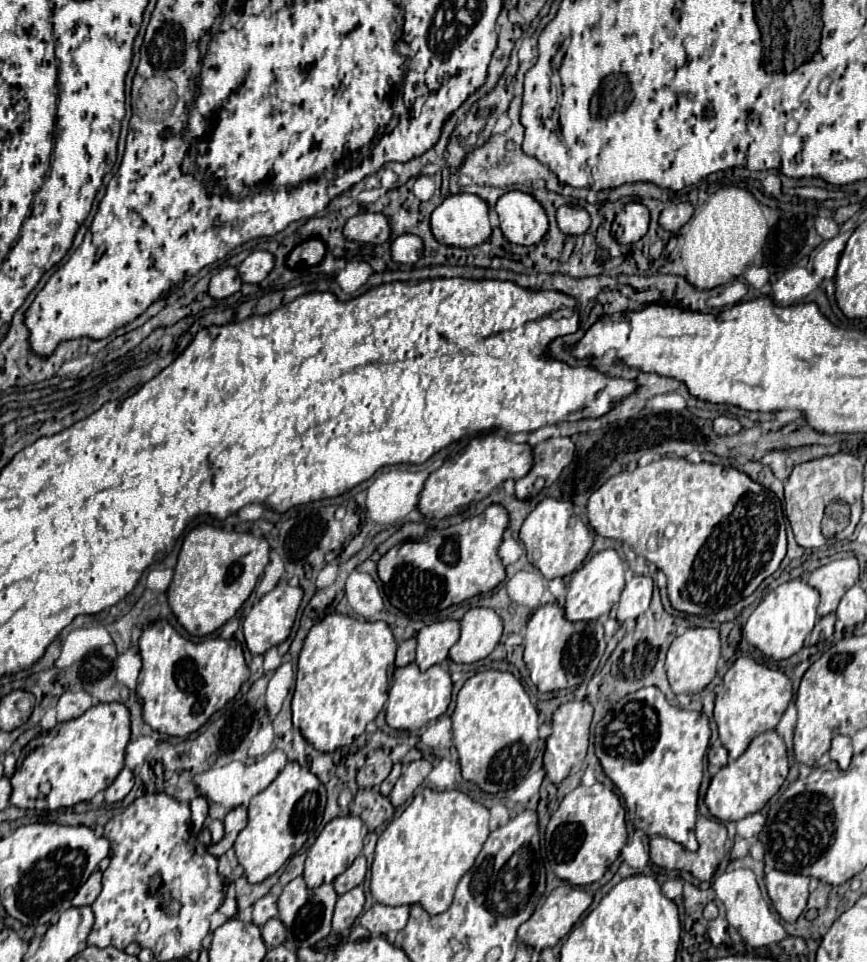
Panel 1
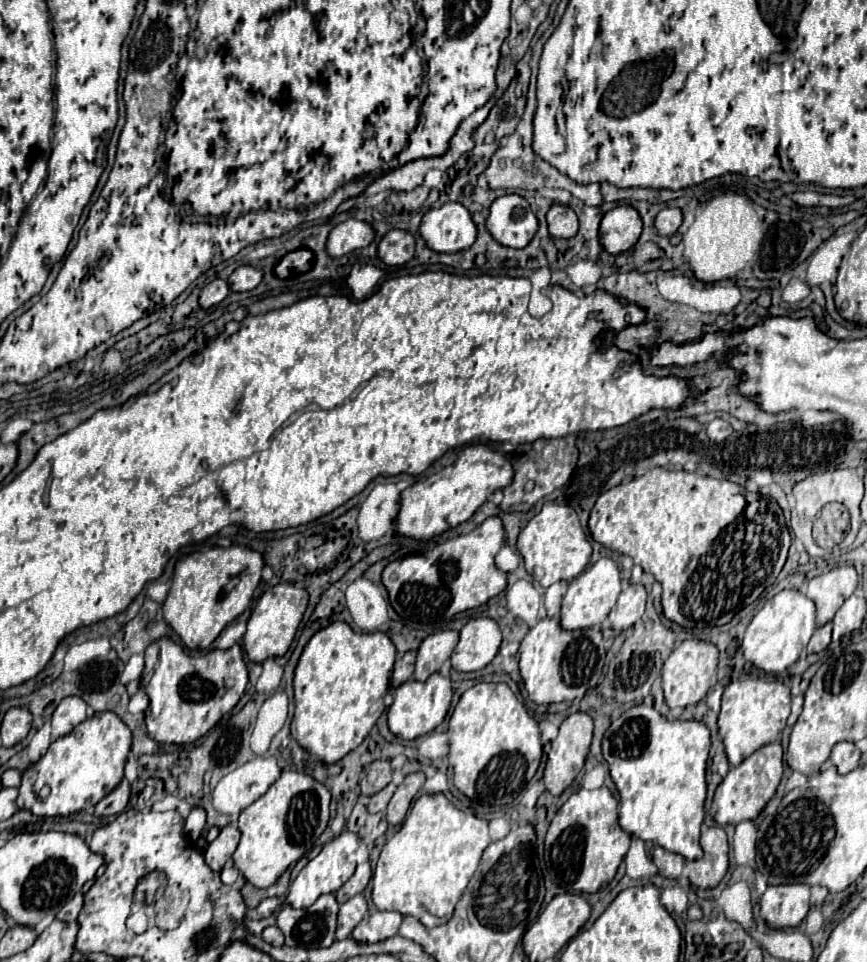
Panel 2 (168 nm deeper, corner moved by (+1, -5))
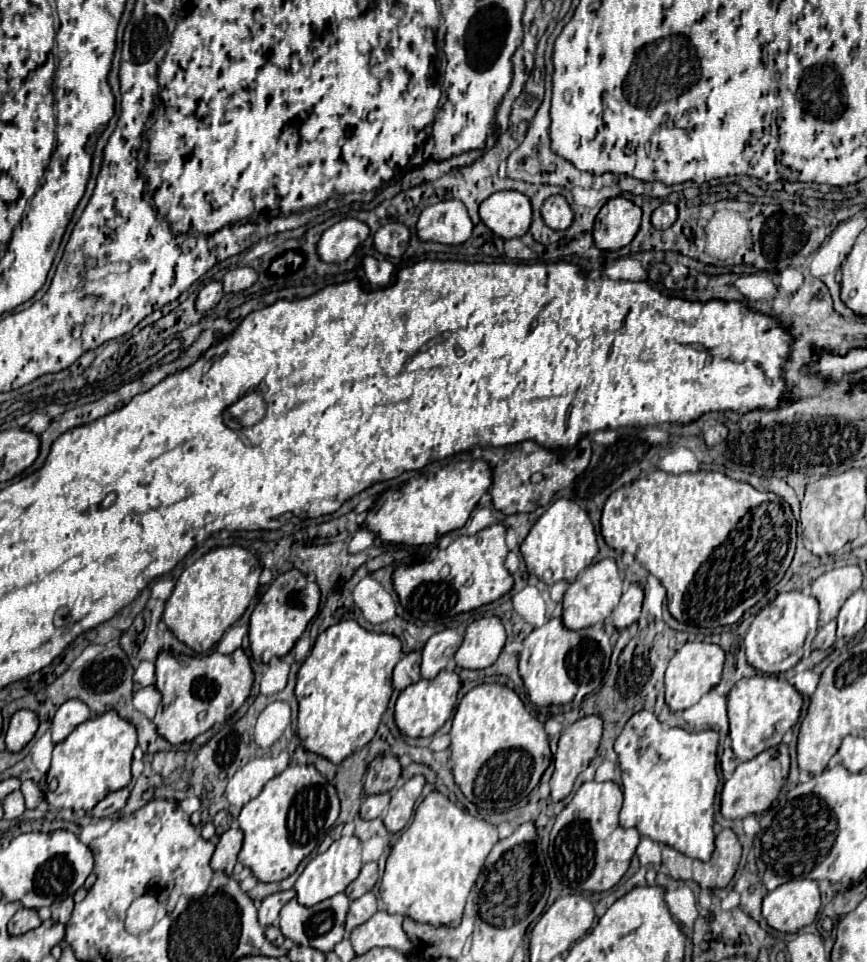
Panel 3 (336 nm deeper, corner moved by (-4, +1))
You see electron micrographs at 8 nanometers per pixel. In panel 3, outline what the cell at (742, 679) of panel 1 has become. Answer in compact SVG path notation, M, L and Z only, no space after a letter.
M762 674L738 680L728 694L730 738L738 762L752 760L762 750L780 744L784 734L798 722L800 712L802 712L802 696L786 680Z

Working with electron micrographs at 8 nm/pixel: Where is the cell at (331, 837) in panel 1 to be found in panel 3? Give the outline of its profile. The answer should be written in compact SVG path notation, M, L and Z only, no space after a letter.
M342 836L340 840L336 840L324 854L314 856L308 866L304 868L304 872L300 874L300 878L294 884L296 890L296 900L302 906L314 906L338 892L344 892L346 886L356 880L356 876L360 874L362 862L360 862L360 840L356 836Z

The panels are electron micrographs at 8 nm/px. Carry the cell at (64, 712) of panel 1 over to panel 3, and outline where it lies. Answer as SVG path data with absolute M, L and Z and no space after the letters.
M78 698L66 700L58 710L52 720L52 742L58 744L62 742L78 724L86 722L90 718L90 708L80 702Z

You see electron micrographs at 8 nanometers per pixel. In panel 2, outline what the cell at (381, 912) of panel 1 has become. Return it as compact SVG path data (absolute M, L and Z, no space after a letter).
M373 912L371 916L363 918L359 926L353 930L351 938L359 944L375 944L383 942L397 934L403 916L399 912Z

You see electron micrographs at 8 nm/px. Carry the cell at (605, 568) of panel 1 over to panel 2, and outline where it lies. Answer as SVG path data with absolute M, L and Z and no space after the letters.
M611 558L597 560L595 564L585 568L575 580L569 582L569 590L563 596L561 606L561 626L567 630L581 630L601 624L615 606L619 592L621 592L621 574L617 564Z

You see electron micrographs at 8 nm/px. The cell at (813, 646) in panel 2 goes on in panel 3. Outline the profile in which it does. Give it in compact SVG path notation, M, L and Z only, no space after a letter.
M832 620L828 624L822 624L818 628L818 634L816 634L814 642L812 642L812 648L826 650L826 648L830 648L834 644L834 640L836 640L836 620Z

